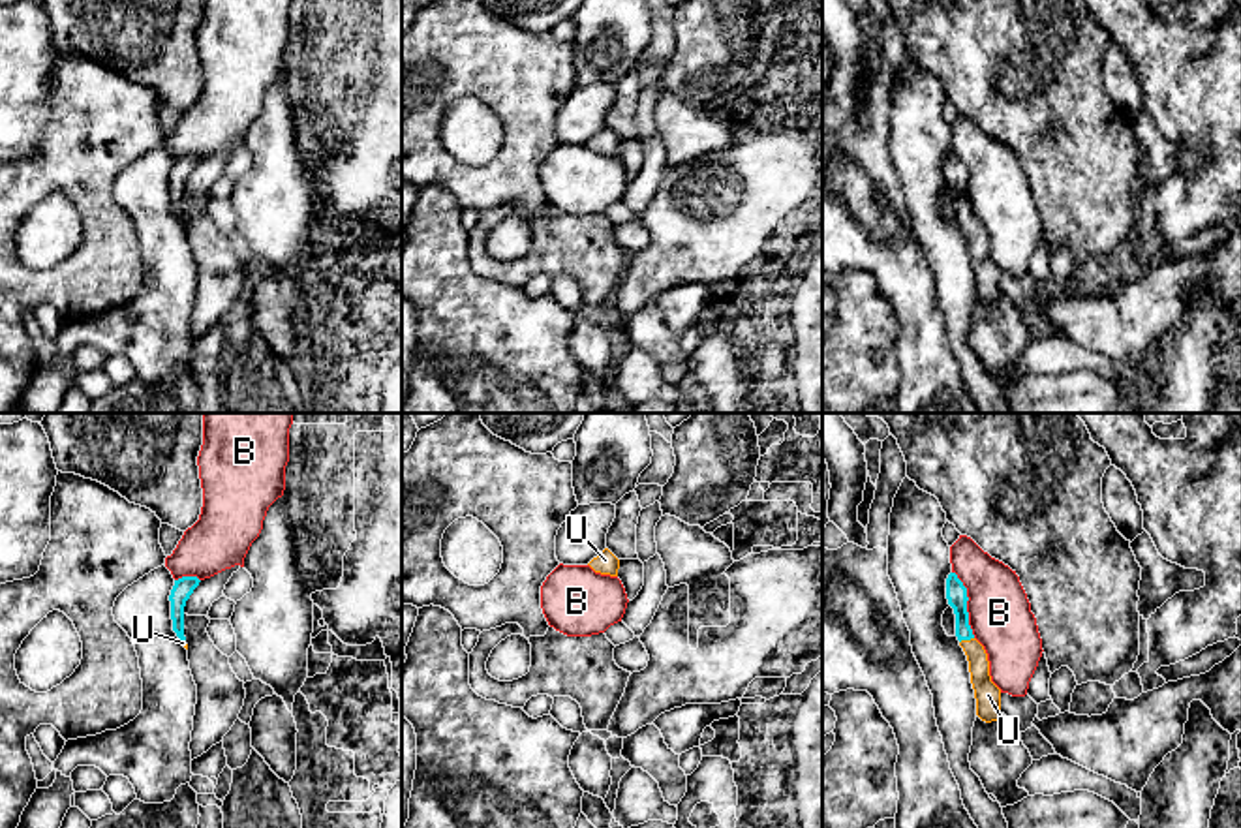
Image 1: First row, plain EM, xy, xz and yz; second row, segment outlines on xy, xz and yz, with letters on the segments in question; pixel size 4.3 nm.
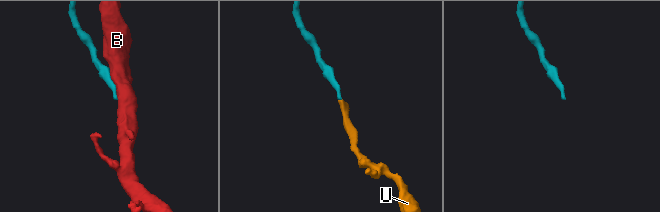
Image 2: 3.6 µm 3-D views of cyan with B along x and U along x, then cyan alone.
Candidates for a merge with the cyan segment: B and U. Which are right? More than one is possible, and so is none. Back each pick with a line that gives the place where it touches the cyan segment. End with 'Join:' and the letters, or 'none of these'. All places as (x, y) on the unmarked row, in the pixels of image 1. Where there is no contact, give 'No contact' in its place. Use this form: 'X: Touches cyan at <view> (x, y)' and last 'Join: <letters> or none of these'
U: Touches cyan at yz (965, 218)
Join: U

